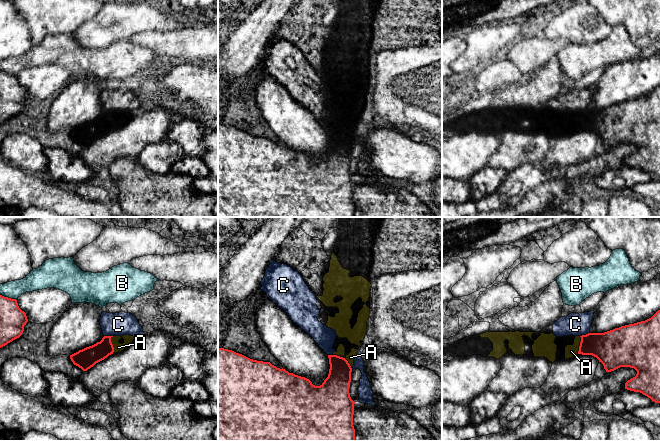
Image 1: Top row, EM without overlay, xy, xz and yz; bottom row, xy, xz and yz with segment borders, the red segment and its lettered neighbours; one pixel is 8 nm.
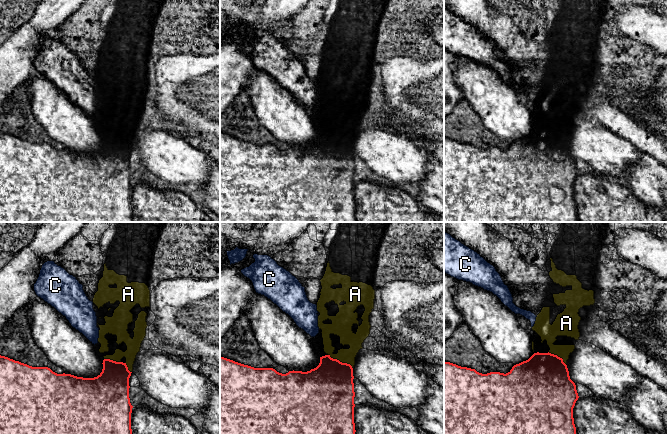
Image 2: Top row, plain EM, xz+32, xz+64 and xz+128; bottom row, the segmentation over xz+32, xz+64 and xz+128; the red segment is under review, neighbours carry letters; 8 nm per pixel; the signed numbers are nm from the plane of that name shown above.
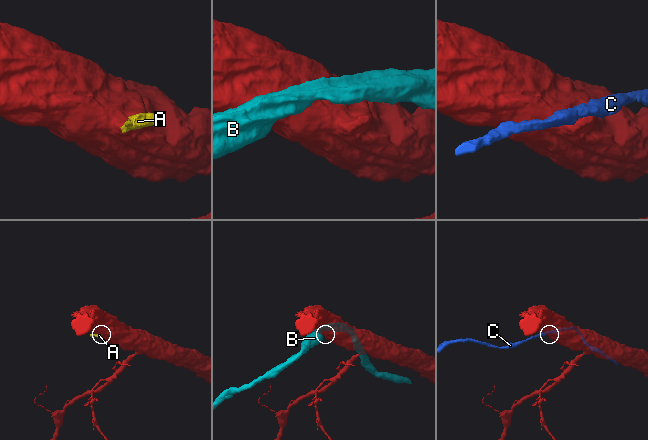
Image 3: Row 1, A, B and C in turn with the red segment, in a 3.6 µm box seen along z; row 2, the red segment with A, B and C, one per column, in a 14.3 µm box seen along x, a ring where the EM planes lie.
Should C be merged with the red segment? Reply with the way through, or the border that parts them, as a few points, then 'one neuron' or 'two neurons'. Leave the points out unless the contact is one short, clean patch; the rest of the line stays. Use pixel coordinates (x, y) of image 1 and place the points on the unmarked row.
along xy (104, 111), (112, 112) | two neurons

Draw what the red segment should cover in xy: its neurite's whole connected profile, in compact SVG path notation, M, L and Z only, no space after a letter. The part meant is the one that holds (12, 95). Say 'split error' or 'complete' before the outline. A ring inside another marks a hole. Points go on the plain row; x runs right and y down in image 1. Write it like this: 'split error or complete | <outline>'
complete | M0 71L0 124L19 114L27 98L17 76Z

